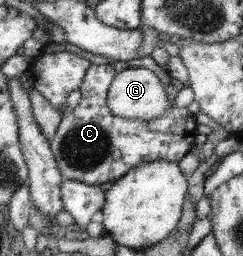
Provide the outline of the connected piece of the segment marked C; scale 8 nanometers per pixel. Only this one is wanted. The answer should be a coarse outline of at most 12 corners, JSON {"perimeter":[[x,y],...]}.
{"perimeter":[[91,65],[79,106],[49,139],[65,180],[115,182],[179,161],[197,121],[171,106],[149,122],[109,112],[126,65]]}

